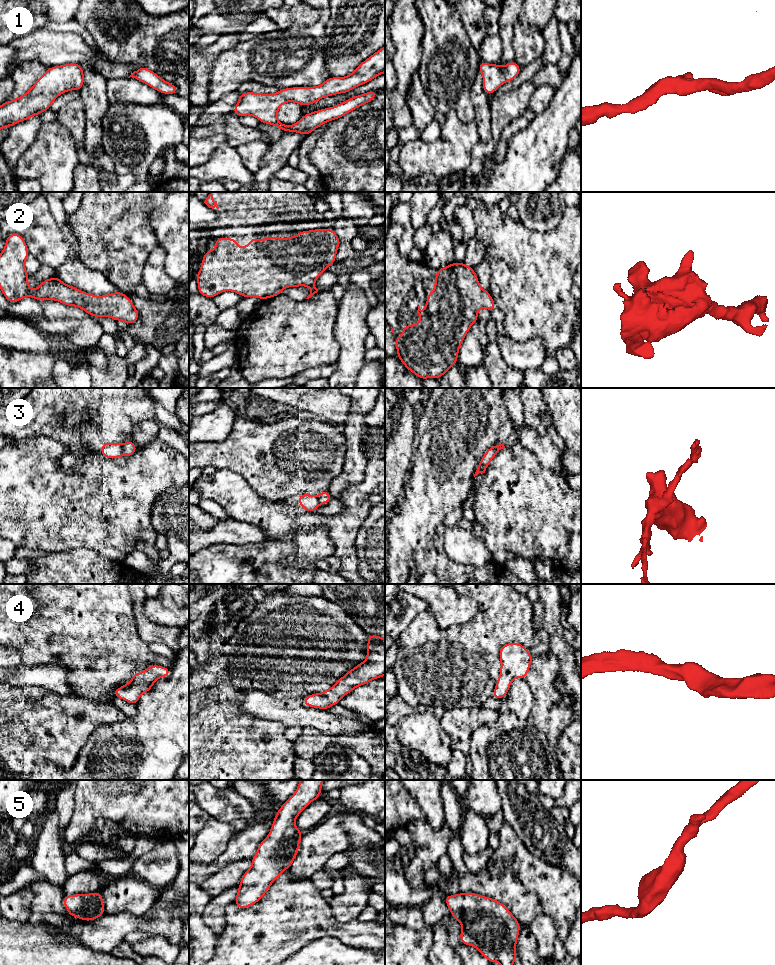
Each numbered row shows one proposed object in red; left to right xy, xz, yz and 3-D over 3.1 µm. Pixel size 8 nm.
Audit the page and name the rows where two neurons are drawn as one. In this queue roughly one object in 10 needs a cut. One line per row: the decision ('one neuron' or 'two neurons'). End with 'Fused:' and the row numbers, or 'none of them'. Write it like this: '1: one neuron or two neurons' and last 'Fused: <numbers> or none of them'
1: one neuron
2: one neuron
3: two neurons
4: one neuron
5: one neuron
Fused: 3

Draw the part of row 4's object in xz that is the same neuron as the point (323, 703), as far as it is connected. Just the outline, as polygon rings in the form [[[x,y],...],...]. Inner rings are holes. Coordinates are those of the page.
[[[367,634],[367,637],[366,660],[349,670],[327,691],[303,698],[305,706],[328,710],[354,688],[385,676],[385,639],[379,635]]]

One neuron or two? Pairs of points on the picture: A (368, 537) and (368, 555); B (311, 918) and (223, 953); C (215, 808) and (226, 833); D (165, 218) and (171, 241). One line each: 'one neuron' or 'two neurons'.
A: one neuron
B: one neuron
C: two neurons
D: one neuron

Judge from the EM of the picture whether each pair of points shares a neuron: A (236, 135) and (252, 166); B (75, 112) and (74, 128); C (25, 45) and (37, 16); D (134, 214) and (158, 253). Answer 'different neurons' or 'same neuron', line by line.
A: different neurons
B: same neuron
C: different neurons
D: different neurons

